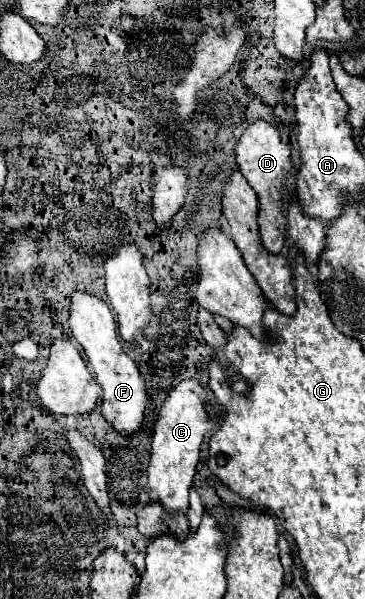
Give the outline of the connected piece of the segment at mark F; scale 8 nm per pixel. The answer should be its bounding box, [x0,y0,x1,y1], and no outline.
[68,292,146,436]

